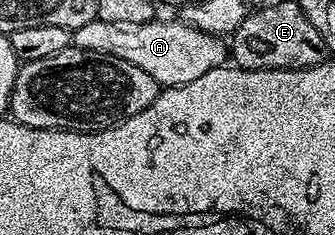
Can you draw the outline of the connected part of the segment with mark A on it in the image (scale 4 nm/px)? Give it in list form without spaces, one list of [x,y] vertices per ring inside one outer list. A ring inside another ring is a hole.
[[[96,19],[74,30],[73,45],[77,49],[125,59],[133,63],[133,67],[141,67],[141,71],[146,71],[161,87],[193,83],[193,79],[205,75],[205,71],[220,68],[229,57],[229,45],[222,36],[186,25],[181,19],[145,23],[109,23]]]

